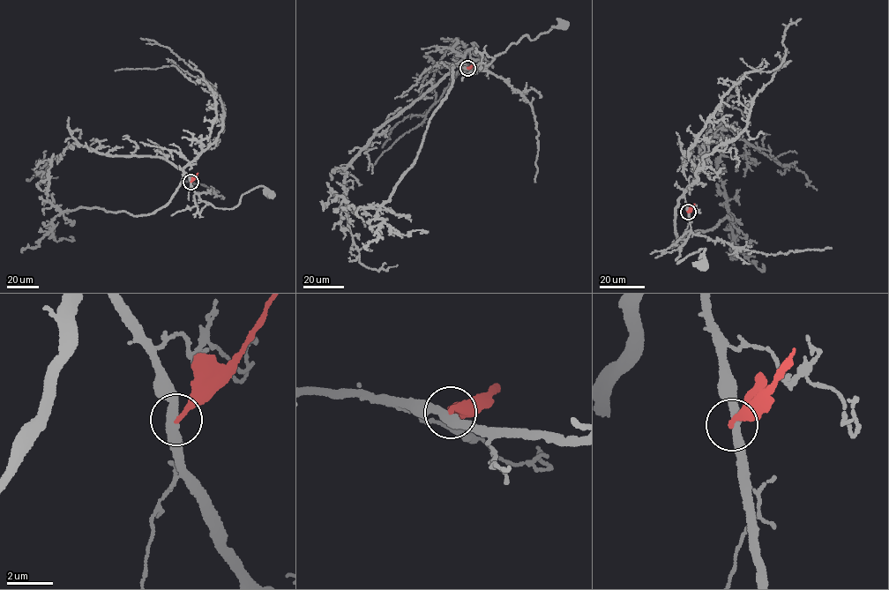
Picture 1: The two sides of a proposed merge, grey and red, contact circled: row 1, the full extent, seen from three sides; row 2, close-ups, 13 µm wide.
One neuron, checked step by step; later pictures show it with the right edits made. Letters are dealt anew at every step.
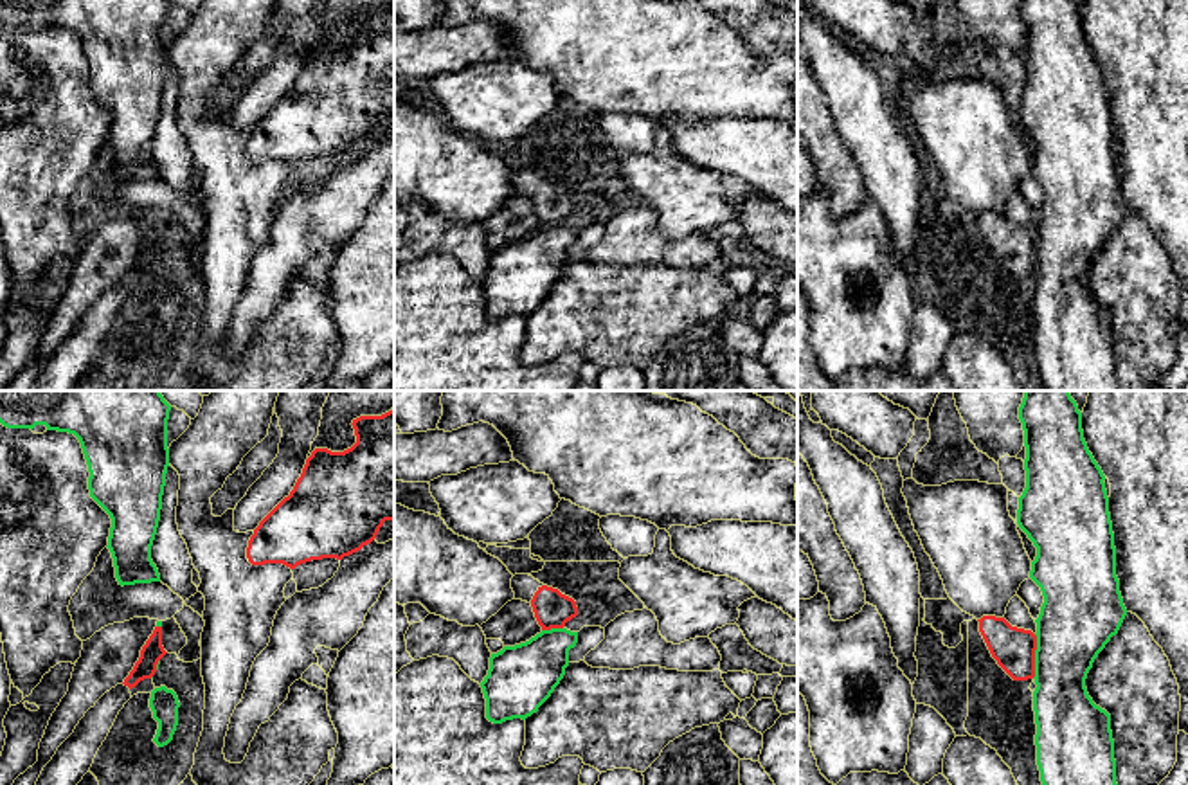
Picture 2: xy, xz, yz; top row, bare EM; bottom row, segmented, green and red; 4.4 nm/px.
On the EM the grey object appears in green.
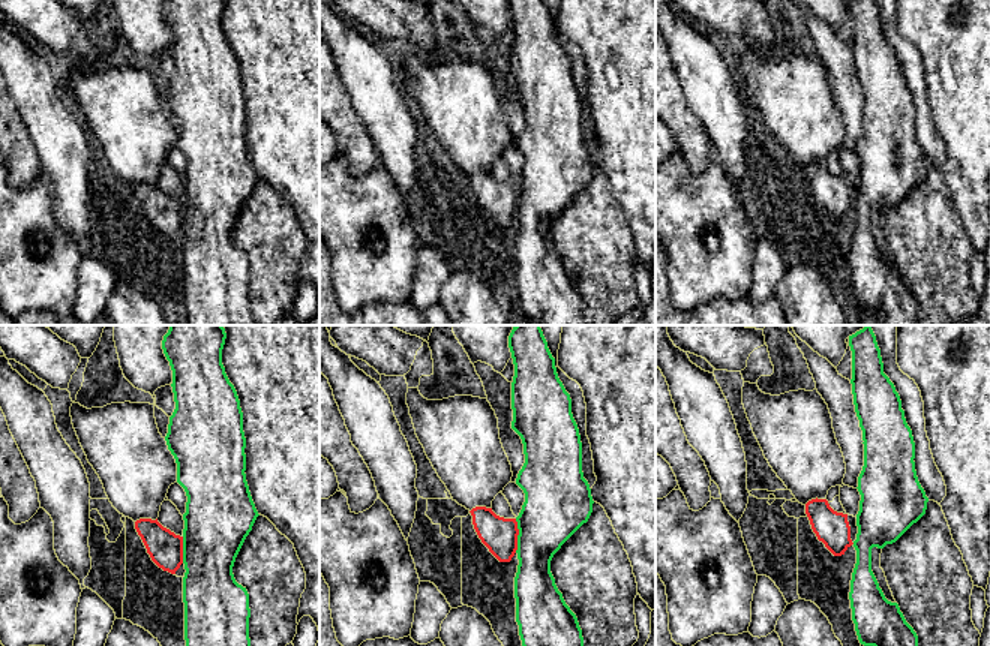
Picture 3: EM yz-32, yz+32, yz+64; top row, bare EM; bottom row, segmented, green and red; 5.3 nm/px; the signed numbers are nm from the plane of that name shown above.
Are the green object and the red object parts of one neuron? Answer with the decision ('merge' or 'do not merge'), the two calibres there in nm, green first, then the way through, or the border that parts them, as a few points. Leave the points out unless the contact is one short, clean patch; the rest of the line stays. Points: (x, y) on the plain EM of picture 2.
do not merge | 340/190 nm | along yz (1035, 231), (1035, 270), (1032, 274)

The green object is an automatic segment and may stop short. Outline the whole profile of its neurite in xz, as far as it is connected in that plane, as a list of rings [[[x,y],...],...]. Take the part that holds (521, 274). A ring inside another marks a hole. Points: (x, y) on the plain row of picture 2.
[[[551,225],[491,250],[488,272],[481,279],[486,315],[502,320],[536,310],[563,275],[569,247],[576,239],[578,229]]]

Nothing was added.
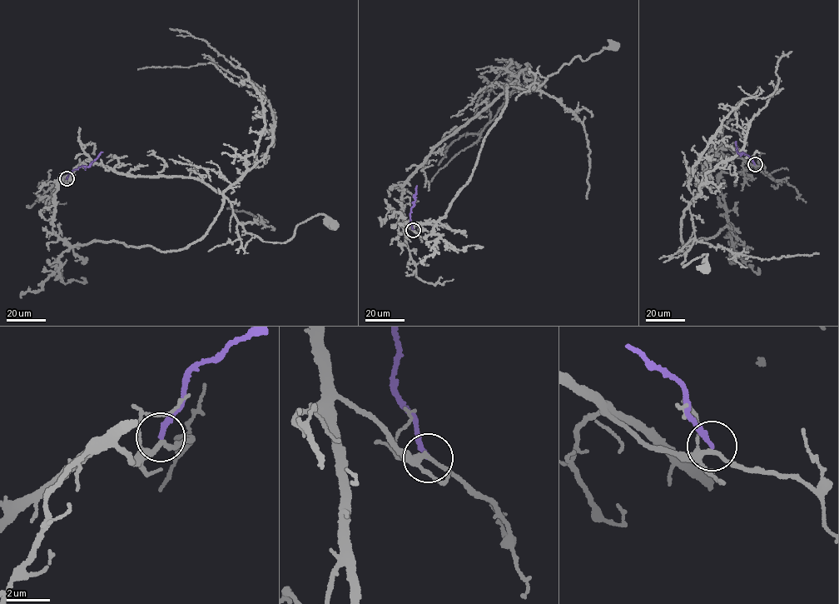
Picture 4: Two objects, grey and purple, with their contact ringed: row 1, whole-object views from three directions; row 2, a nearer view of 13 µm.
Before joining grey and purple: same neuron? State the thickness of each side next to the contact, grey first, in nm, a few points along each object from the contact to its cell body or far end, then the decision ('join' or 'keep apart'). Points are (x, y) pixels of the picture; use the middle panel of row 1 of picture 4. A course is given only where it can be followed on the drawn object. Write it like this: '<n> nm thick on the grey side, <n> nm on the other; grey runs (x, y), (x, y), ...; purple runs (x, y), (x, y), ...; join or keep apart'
190 nm thick on the grey side, 220 nm on the other; grey runs (413, 229), (402, 212), (403, 185), (437, 145), (508, 87), (533, 91), (575, 57), (583, 61), (615, 47); purple runs (413, 229), (409, 216), (416, 186); keep apart

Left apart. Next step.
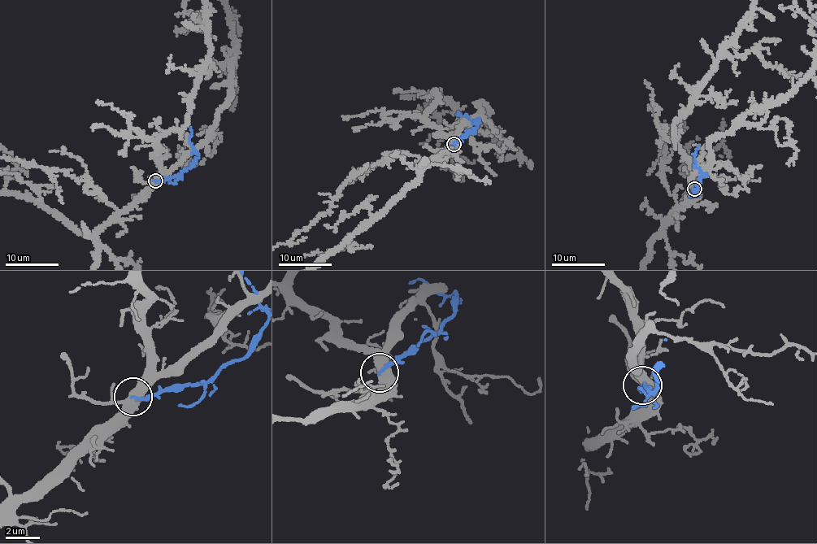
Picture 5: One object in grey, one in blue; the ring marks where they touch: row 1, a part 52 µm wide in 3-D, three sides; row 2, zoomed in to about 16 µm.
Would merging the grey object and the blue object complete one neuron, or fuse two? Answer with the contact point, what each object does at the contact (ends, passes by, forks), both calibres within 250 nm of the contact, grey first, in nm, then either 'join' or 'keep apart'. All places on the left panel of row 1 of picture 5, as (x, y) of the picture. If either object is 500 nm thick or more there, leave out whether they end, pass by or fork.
at (155, 180); grey forks there; blue ends there; 440 nm thick on the grey side, 200 nm on the other; keep apart

